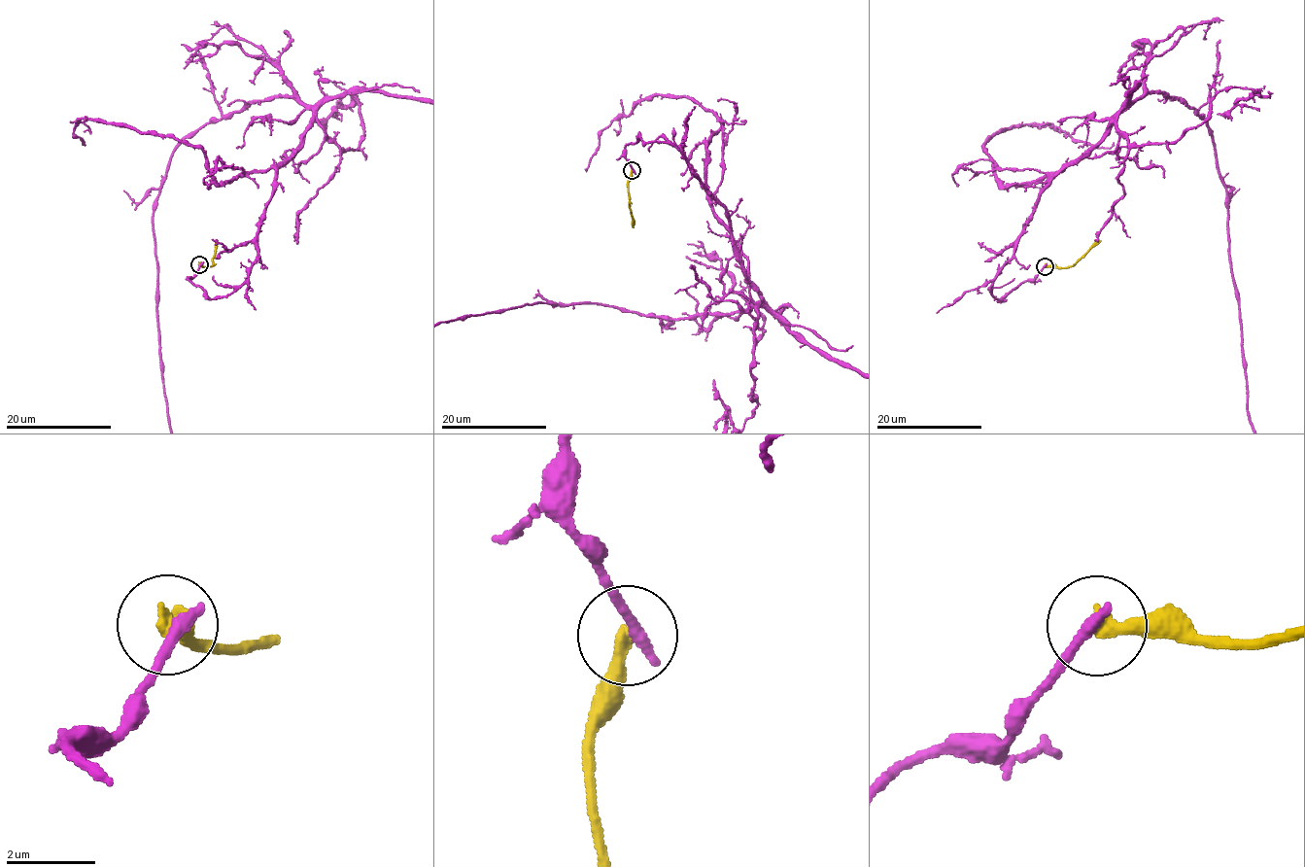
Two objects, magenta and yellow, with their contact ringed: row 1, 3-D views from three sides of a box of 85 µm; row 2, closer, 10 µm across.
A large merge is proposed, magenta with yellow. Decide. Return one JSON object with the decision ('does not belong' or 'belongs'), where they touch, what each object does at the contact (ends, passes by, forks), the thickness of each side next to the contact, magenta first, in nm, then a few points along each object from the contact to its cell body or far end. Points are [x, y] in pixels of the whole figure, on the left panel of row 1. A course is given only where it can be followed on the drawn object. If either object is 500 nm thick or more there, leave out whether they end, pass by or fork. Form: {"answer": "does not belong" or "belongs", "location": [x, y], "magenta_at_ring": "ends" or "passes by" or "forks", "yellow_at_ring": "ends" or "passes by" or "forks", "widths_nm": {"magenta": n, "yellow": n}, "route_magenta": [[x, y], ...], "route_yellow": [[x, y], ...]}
{"answer": "does not belong", "location": [199, 264], "magenta_at_ring": "ends", "yellow_at_ring": "ends", "widths_nm": {"magenta": 320, "yellow": 320}, "route_magenta": [[200, 264], [209, 297], [245, 280], [311, 109], [267, 97], [212, 119], [153, 213]], "route_yellow": [[199, 264], [213, 265], [217, 241]]}

